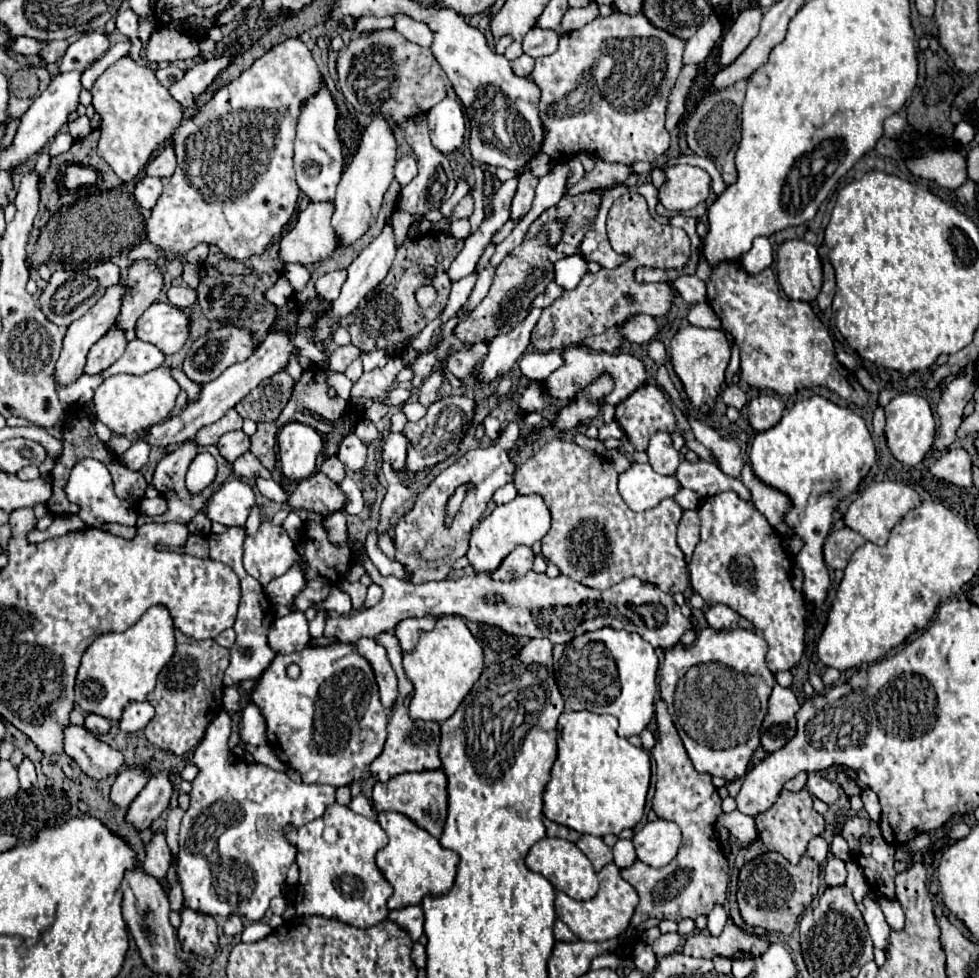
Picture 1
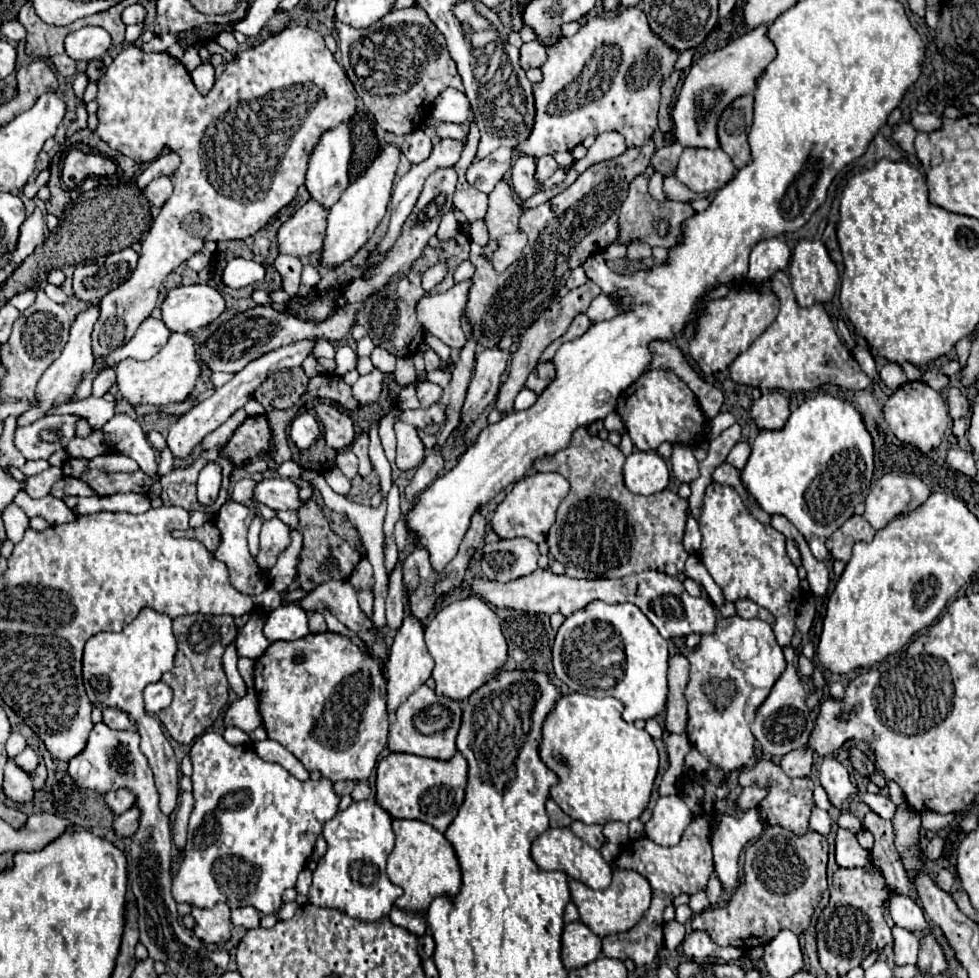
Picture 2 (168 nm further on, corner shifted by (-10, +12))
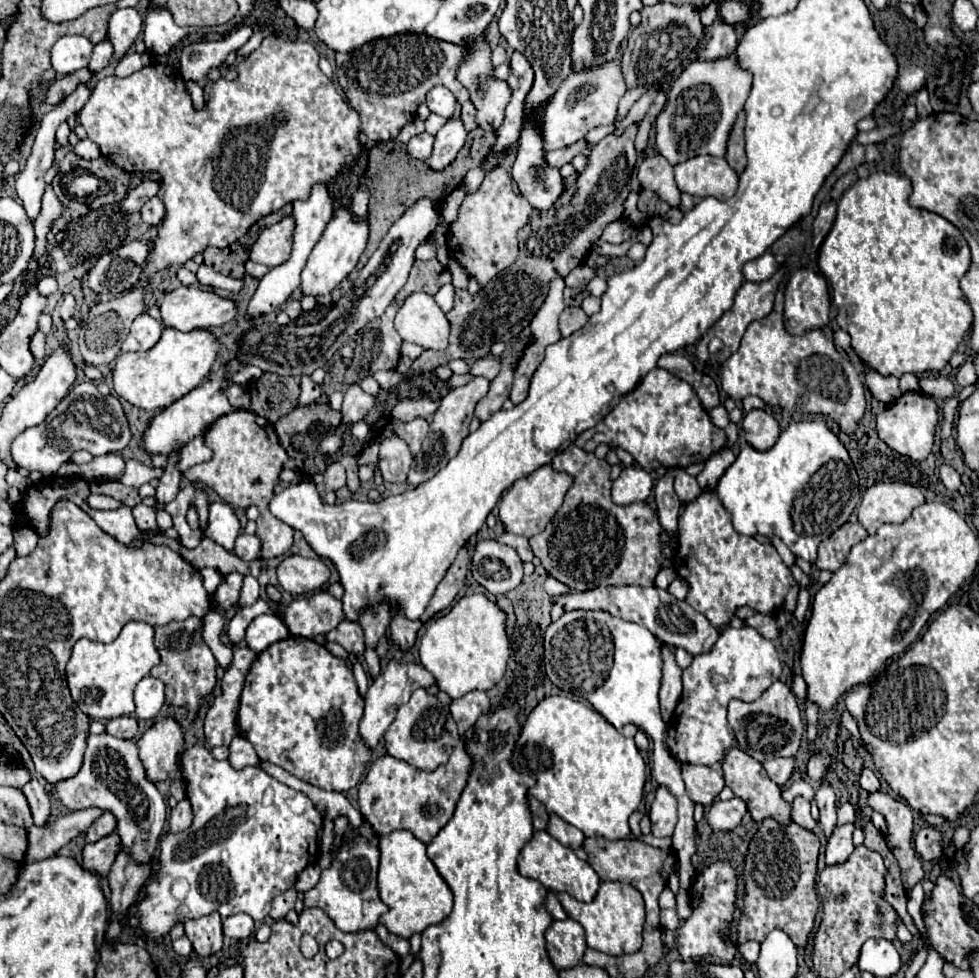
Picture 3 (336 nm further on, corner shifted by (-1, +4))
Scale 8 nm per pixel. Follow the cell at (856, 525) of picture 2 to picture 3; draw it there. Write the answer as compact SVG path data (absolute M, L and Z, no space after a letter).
M859 523L841 525L827 541L819 545L819 557L815 561L817 569L837 571L845 563L849 549L865 539L867 539L867 531Z

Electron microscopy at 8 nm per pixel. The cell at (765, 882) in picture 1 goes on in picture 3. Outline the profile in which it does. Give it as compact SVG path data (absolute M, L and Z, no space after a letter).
M763 821L753 835L745 855L745 895L742 916L737 923L737 935L721 933L727 945L741 945L750 940L762 943L774 929L785 931L795 947L801 951L813 929L815 913L819 907L815 877L817 877L819 839L815 833L799 825L777 825L777 821Z

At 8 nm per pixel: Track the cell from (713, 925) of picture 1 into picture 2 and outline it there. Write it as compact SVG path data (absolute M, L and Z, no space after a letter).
M748 809L742 817L716 815L714 833L710 835L714 869L724 889L732 889L738 883L738 857L742 847L762 833L764 825L756 809Z

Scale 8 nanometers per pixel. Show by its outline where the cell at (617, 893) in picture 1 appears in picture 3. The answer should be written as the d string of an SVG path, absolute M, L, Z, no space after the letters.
M607 881L607 883L601 883L601 889L591 903L581 903L573 899L569 893L559 893L559 901L563 909L567 911L567 915L583 925L587 945L591 949L597 949L607 955L625 955L625 953L635 953L637 949L641 949L645 903L641 893L633 885Z

